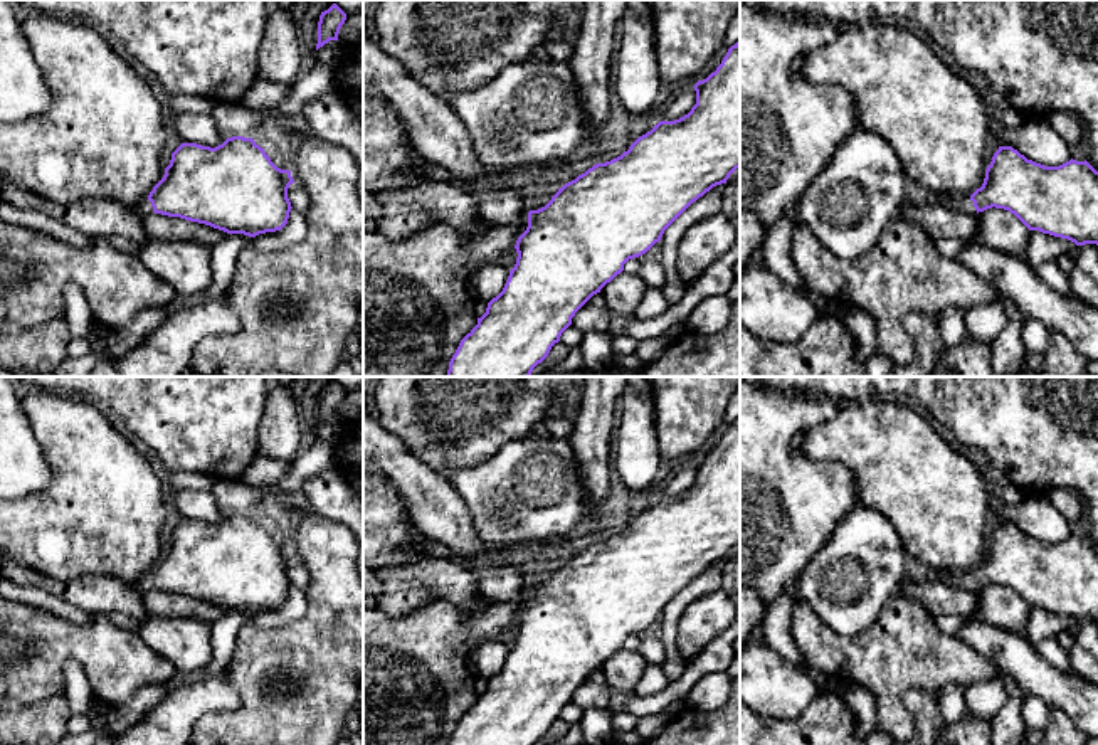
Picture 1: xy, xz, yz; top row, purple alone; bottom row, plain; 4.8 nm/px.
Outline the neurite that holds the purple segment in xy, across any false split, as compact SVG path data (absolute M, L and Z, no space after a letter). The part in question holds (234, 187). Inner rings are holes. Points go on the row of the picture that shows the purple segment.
M232 136L210 148L182 143L173 153L163 178L141 200L128 202L141 217L161 214L210 225L227 234L256 237L281 230L289 219L288 188L294 183L289 170L277 168L252 138Z

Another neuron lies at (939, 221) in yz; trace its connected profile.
M905 203L901 217L920 225L930 239L965 239L972 240L979 229L977 214L965 214L947 205L916 207Z

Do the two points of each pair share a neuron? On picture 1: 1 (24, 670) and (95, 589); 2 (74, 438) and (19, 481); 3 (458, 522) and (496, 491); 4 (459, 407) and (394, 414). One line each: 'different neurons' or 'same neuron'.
1: different neurons
2: different neurons
3: different neurons
4: same neuron

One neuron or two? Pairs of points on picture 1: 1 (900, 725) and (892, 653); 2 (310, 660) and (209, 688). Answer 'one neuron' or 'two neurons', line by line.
1: one neuron
2: two neurons

